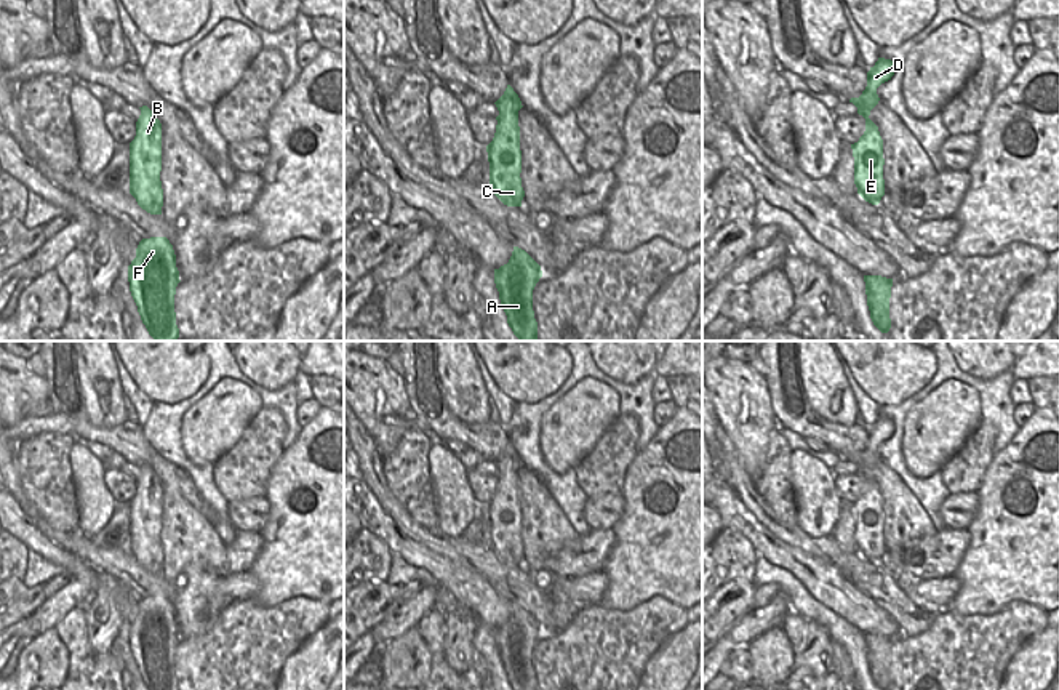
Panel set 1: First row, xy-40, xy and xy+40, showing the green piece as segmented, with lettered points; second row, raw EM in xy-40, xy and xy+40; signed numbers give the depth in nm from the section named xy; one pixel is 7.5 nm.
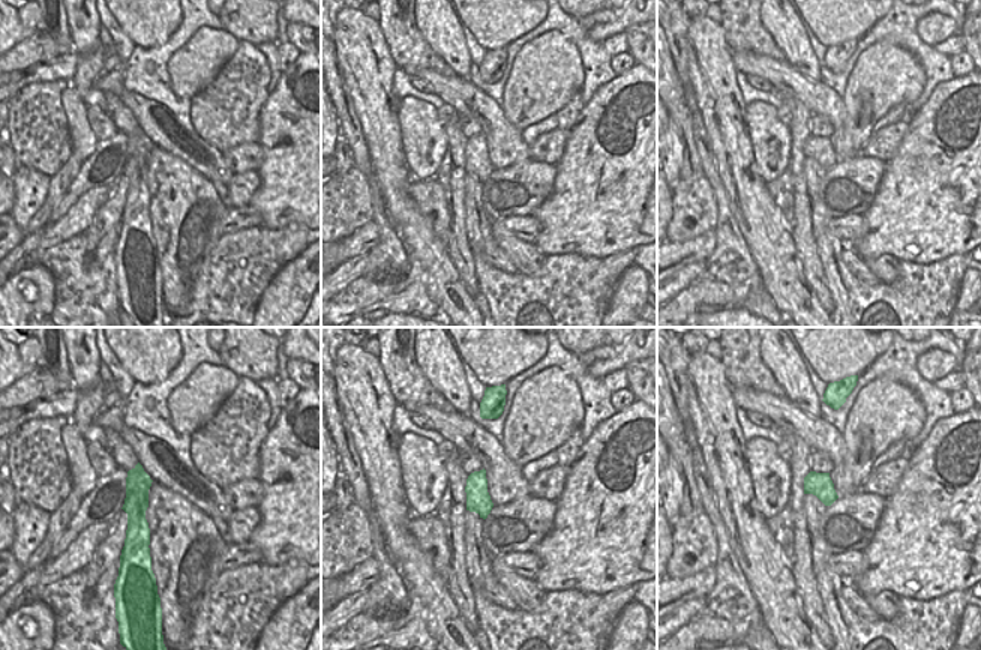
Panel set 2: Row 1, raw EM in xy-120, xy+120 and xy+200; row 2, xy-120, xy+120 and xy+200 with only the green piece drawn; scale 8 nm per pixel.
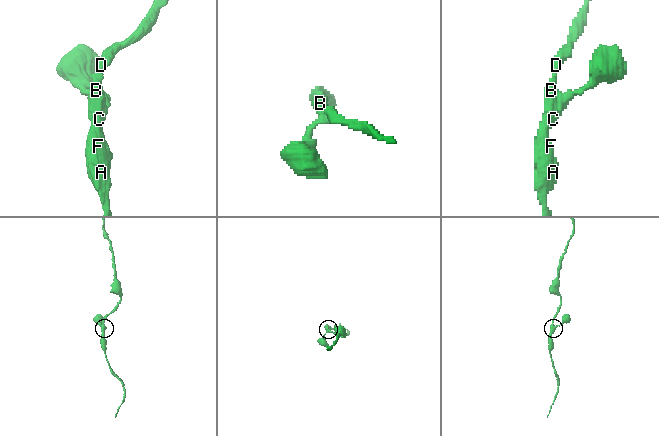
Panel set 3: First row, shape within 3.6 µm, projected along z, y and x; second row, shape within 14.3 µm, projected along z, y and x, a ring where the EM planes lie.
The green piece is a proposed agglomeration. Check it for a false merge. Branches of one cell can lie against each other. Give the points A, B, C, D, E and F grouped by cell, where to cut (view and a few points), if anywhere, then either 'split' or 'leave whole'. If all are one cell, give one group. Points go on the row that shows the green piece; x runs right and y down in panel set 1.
A B C D E F; no cut; leave whole

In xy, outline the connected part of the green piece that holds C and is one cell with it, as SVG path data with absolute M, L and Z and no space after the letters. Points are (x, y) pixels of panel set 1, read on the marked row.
M507 85L504 94L494 102L499 115L496 117L496 133L486 146L490 162L490 189L507 207L522 207L525 191L522 187L522 150L520 150L520 126L518 110L523 107L518 94Z

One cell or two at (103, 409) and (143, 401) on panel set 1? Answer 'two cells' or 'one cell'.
two cells

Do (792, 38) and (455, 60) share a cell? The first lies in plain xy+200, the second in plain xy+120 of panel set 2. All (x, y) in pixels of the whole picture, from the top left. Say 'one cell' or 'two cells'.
one cell

